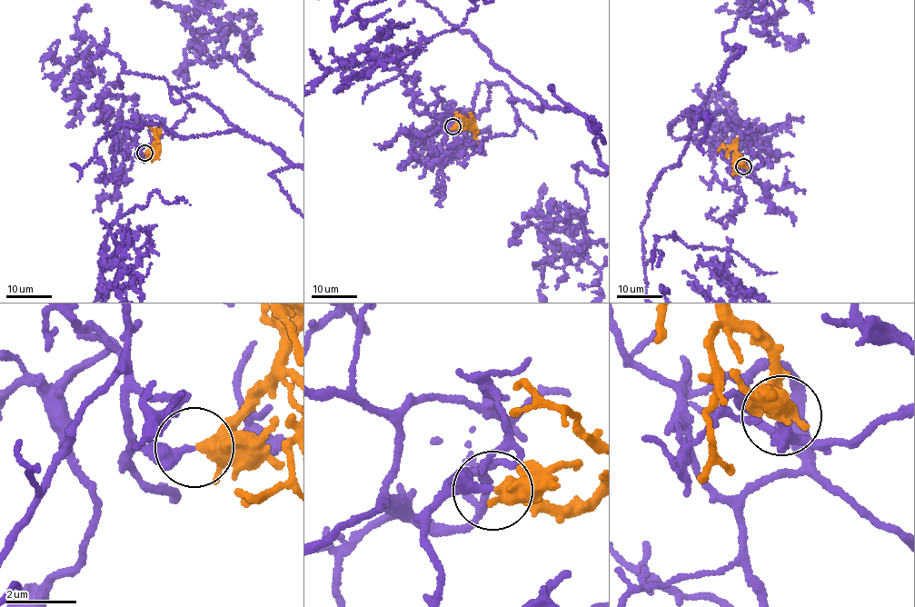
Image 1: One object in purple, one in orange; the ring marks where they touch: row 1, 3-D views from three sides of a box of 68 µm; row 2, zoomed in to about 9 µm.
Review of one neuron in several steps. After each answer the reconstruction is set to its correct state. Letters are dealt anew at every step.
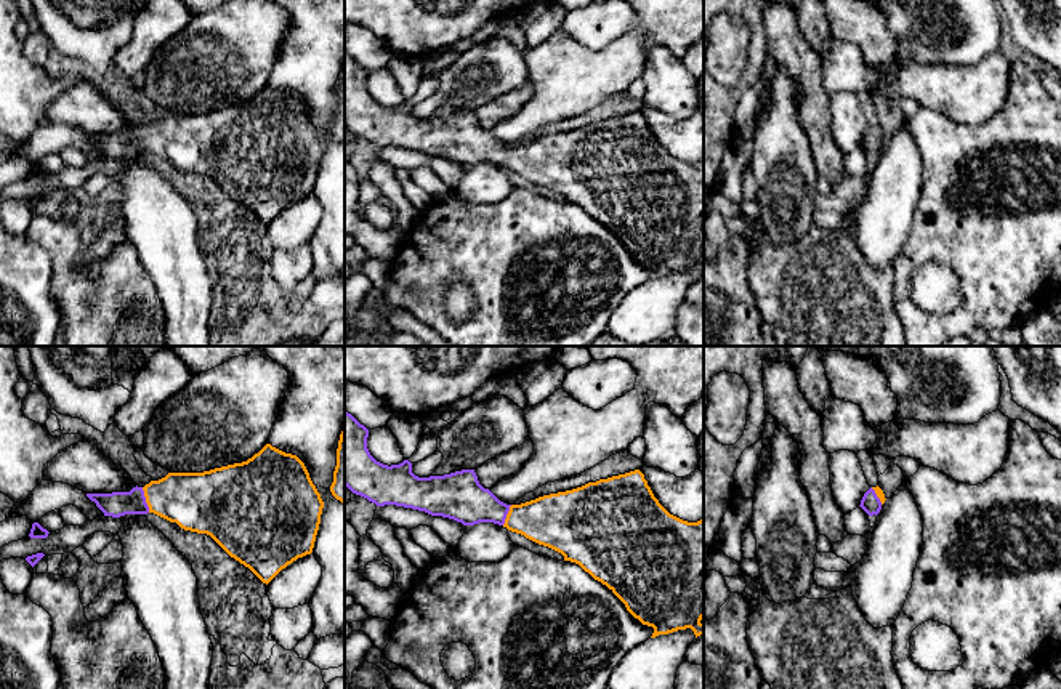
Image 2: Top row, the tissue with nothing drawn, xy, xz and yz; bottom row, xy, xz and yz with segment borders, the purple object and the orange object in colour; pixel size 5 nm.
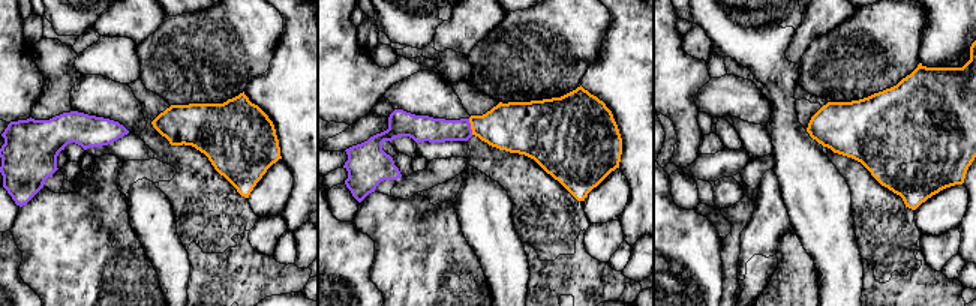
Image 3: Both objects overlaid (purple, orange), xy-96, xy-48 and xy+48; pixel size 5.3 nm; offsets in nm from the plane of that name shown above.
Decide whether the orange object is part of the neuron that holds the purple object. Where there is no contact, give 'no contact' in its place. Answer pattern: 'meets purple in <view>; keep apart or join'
meets purple in xy; join

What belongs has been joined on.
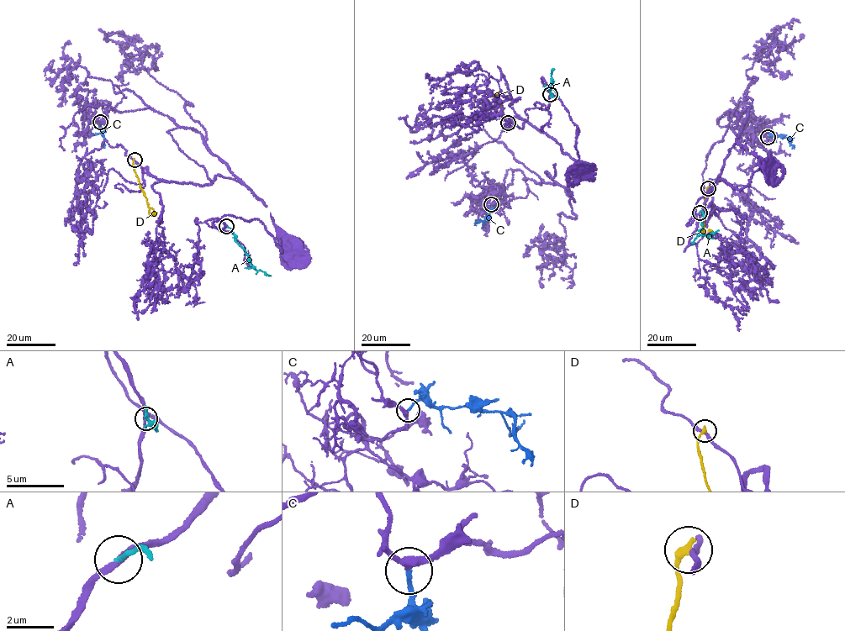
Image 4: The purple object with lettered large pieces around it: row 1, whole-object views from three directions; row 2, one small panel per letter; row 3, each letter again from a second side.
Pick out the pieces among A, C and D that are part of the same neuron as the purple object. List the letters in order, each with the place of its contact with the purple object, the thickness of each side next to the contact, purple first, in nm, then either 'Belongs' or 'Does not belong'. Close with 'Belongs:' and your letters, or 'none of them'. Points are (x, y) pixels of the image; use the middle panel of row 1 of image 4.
A: Touches purple at (550, 94). Thickness 260 nm (purple) against 170 nm. Does not belong
C: Touches purple at (491, 204). Thickness 320 nm (purple) against 160 nm. Belongs
D: Touches purple at (508, 123). Thickness 200 nm (purple) against 340 nm. Does not belong
Belongs: C

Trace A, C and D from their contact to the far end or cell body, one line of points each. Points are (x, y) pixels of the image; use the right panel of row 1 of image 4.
A: (699, 212), (702, 212), (704, 216), (699, 233), (710, 236), (718, 230)
C: (768, 137), (772, 134), (788, 138), (794, 149)
D: (708, 187), (703, 207), (703, 228), (706, 235), (712, 230)

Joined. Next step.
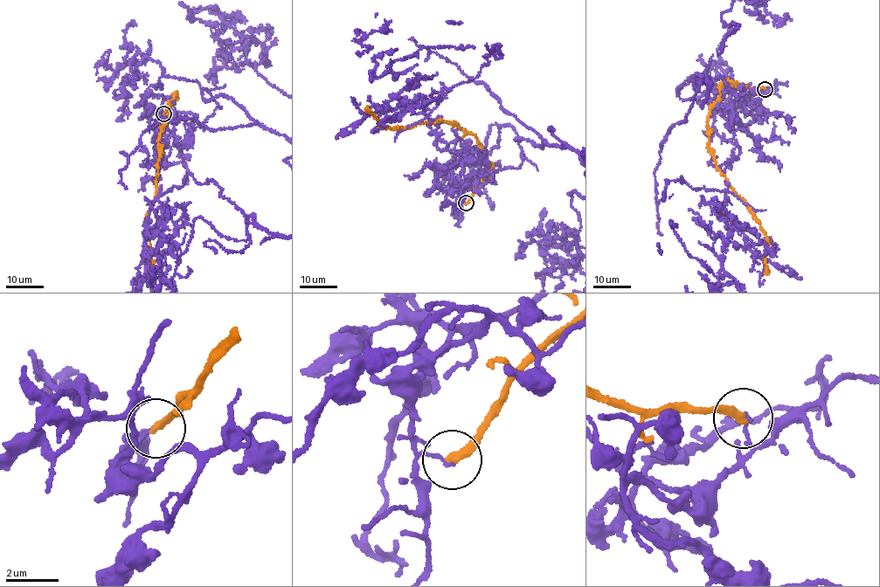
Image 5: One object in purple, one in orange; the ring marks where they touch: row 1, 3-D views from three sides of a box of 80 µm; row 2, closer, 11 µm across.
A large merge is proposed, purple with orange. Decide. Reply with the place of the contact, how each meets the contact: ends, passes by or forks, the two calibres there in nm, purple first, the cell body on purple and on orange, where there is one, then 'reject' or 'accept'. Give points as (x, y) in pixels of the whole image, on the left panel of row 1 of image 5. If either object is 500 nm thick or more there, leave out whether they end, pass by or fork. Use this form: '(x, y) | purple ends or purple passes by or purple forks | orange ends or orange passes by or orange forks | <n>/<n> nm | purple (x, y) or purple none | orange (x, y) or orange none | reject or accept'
(163, 113) | purple ends | orange ends | 150/300 nm | purple none | orange none | reject

